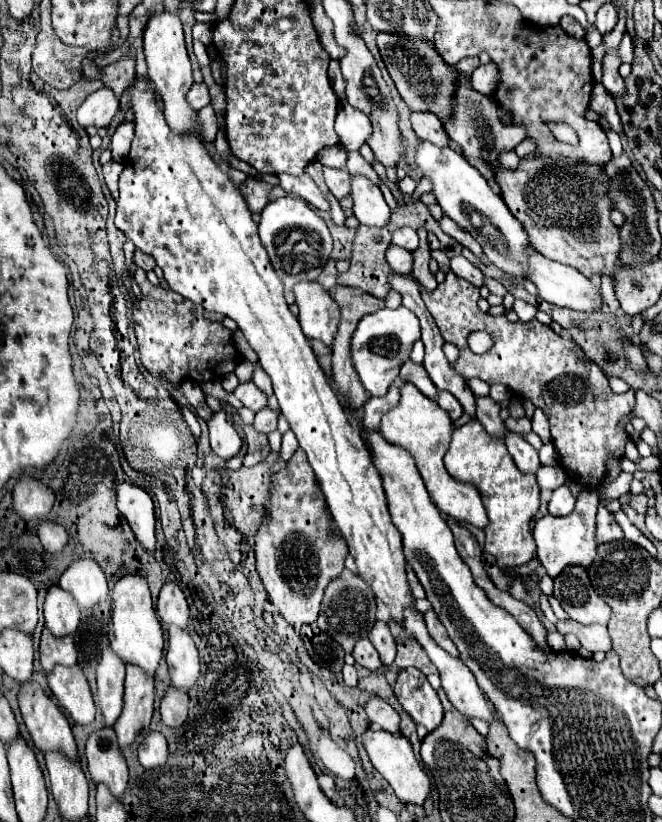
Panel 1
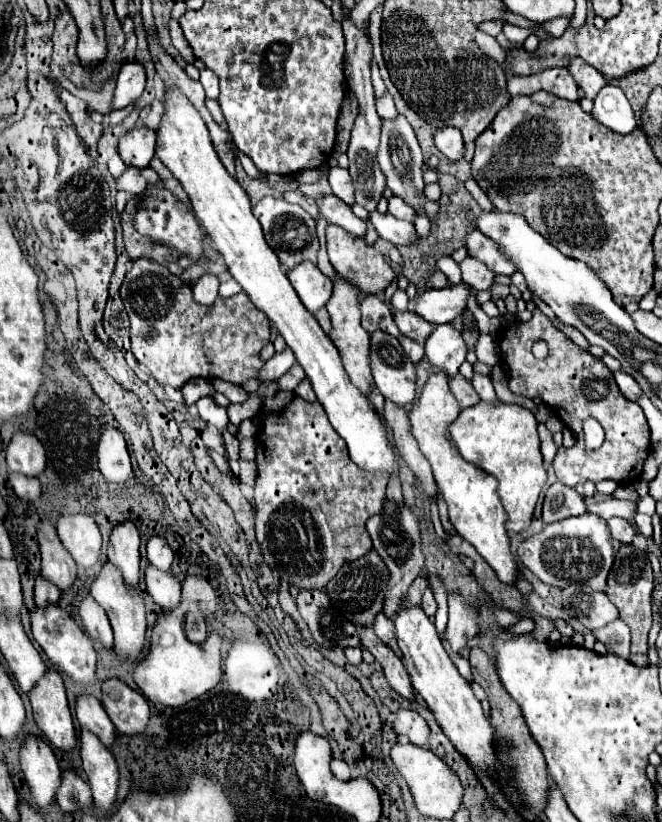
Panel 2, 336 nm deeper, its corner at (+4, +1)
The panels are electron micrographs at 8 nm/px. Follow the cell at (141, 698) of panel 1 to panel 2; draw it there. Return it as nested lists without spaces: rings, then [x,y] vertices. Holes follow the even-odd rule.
[[[109,561],[103,563],[101,571],[95,575],[91,583],[91,597],[107,611],[113,633],[115,633],[115,651],[123,659],[137,663],[143,657],[143,641],[145,641],[145,605],[141,591],[127,591],[123,577],[117,567],[111,567]]]

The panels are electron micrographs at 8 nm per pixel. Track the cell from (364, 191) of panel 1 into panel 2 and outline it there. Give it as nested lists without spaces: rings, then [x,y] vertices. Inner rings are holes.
[[[373,211],[371,213],[371,223],[377,227],[381,239],[393,243],[393,245],[415,245],[419,241],[417,231],[413,227],[411,221],[403,221],[403,219],[395,219],[391,213],[379,213]]]

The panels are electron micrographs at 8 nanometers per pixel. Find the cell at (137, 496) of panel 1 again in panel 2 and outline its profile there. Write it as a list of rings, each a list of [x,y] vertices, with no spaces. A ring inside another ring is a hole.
[[[115,427],[103,429],[103,435],[97,445],[97,459],[99,459],[99,471],[107,481],[123,485],[133,475],[123,433]]]

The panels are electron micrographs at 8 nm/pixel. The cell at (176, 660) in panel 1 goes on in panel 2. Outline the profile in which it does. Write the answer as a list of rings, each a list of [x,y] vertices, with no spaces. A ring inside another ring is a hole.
[[[147,565],[145,569],[145,583],[147,583],[147,593],[153,597],[153,601],[163,607],[171,609],[179,603],[181,599],[181,583],[167,571],[159,571],[157,567]]]

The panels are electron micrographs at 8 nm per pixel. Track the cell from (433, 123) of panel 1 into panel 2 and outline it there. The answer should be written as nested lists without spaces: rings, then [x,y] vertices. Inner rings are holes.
[[[445,127],[435,135],[435,145],[437,149],[449,157],[451,161],[459,161],[465,157],[465,145],[463,145],[463,137],[455,127]]]

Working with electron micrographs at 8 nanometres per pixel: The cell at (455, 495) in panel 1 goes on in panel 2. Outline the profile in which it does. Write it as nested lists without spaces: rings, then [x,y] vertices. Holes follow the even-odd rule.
[[[443,373],[431,375],[423,393],[419,395],[419,401],[409,411],[411,431],[419,443],[421,453],[431,463],[433,477],[447,501],[449,519],[451,519],[455,531],[479,551],[479,555],[497,573],[501,583],[515,585],[515,581],[519,577],[519,567],[517,567],[517,561],[509,547],[509,535],[505,529],[507,513],[505,513],[499,493],[497,493],[497,479],[493,475],[485,473],[483,469],[475,467],[473,463],[465,461],[459,455],[455,443],[449,439],[447,427],[459,417],[461,407],[459,407],[459,403],[455,403],[455,397],[451,395],[447,381],[449,379]]]

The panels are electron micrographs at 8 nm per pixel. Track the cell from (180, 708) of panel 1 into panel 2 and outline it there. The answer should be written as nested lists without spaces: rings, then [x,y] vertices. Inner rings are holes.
[[[187,575],[181,583],[179,607],[171,611],[163,611],[157,617],[153,625],[149,653],[143,657],[141,663],[133,667],[133,679],[141,689],[141,693],[151,703],[161,703],[167,707],[185,705],[187,701],[197,699],[203,693],[211,691],[221,679],[221,637],[213,629],[209,631],[209,637],[203,643],[191,643],[185,637],[185,613],[189,603],[199,603],[199,607],[209,617],[209,621],[213,621],[215,593],[211,585],[201,577]]]

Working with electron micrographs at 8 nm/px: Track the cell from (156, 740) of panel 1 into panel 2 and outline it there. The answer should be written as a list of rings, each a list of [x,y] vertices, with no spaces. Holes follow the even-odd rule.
[[[107,679],[101,687],[103,707],[119,733],[141,733],[149,721],[149,703],[119,679]]]

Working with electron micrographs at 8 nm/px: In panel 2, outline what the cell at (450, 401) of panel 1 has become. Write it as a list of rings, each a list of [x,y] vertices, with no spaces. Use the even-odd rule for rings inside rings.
[[[457,373],[455,377],[449,379],[449,387],[451,387],[453,395],[457,397],[461,409],[479,403],[479,395],[477,395],[477,391],[471,387],[471,381],[467,381],[461,373]]]

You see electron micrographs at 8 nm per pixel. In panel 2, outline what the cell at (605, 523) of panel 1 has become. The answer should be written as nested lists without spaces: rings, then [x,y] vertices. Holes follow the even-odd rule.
[[[613,517],[607,523],[609,523],[611,535],[615,539],[619,539],[621,543],[631,543],[633,541],[633,535],[635,535],[635,525],[633,523],[629,523],[625,519],[619,519],[619,517]]]

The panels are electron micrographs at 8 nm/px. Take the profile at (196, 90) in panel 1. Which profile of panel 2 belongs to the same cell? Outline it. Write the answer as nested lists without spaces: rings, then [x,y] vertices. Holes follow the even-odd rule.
[[[203,69],[199,81],[201,81],[201,85],[203,85],[203,89],[205,89],[209,99],[217,99],[219,97],[219,79],[211,69]]]

